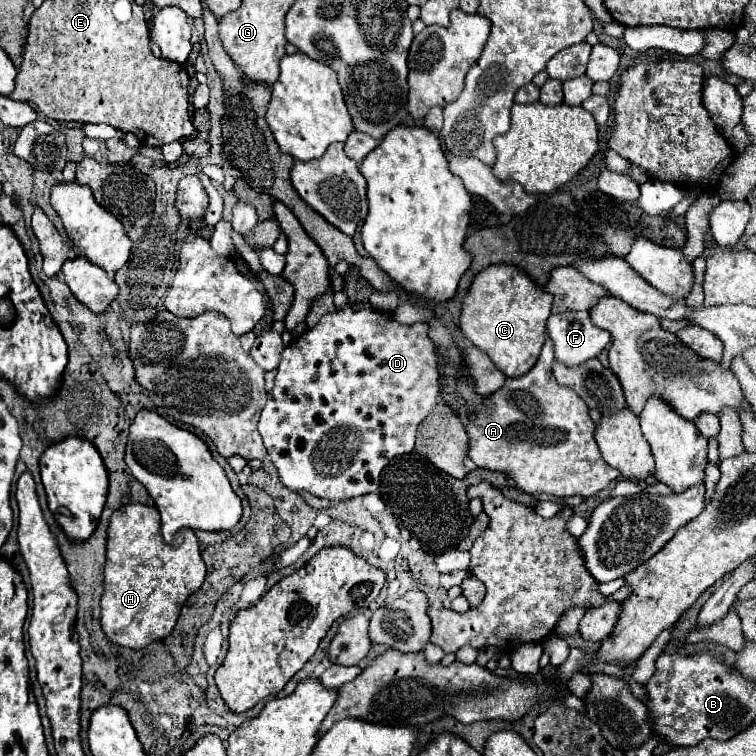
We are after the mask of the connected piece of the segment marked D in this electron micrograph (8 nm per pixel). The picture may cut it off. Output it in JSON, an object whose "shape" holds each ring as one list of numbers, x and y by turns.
{"shape":[[350,306,324,314,314,328,304,332,296,342,292,342,290,346,282,350,282,360,278,366,274,388,268,392,268,400,258,422,258,430,264,438,264,446,272,458,272,464,278,468,282,484,290,488,292,492,298,492,298,494,310,492,326,500,350,500,350,498,356,498,368,492,376,492,380,486,380,476,382,476,384,466,398,454,412,452,418,424,430,414,430,410,438,402,438,386,440,386,438,382,440,382,438,354,436,354,436,346,428,338,428,326,424,322,406,326,406,324,396,322,394,316,390,316,388,312,378,312,378,310,368,310,368,308,352,310]]}

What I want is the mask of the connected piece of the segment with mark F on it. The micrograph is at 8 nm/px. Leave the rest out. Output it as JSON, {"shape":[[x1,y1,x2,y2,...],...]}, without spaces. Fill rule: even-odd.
{"shape":[[562,312,548,320,548,334,554,342,556,358,568,366,596,358,610,342,610,334,594,326,590,312]]}

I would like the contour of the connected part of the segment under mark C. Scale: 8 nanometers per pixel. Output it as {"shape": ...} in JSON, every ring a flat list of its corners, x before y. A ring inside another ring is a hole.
{"shape":[[488,266,482,270,462,302,460,330,462,334,486,352,506,376,526,374,538,360,540,348,546,340,546,320,550,318,552,296,526,278,518,266]]}

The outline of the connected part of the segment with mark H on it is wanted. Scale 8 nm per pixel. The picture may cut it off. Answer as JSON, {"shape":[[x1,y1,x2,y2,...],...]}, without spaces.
{"shape":[[126,504,110,516,108,542,106,542,106,566,104,566,104,592,102,592,102,630,106,636,126,648,144,648,152,642,164,640,188,596,204,582,206,566,200,556,200,542,192,530,180,530,170,544,160,536,160,514,146,504]]}

